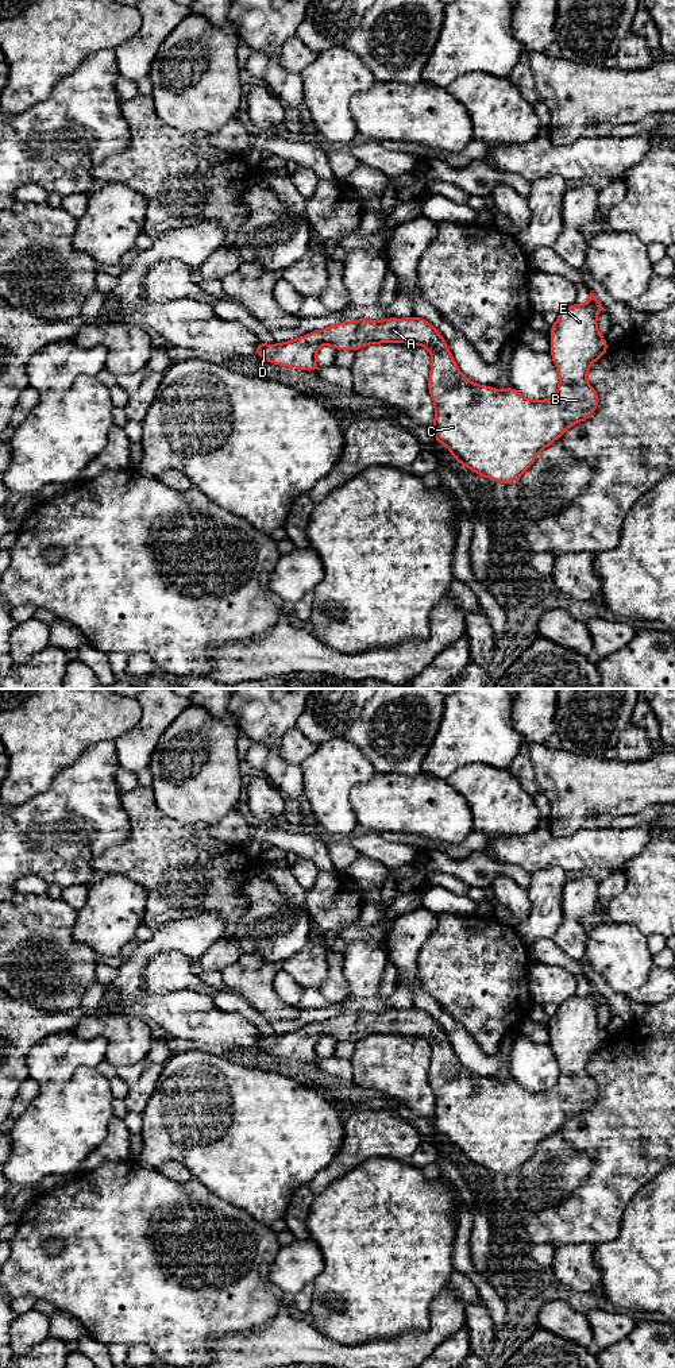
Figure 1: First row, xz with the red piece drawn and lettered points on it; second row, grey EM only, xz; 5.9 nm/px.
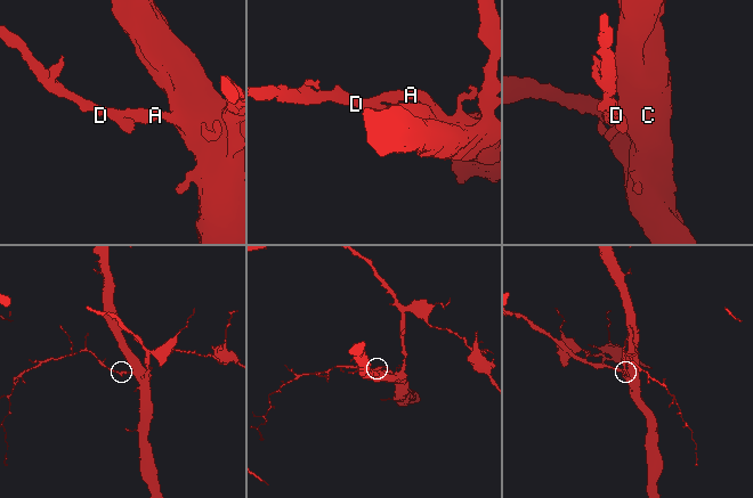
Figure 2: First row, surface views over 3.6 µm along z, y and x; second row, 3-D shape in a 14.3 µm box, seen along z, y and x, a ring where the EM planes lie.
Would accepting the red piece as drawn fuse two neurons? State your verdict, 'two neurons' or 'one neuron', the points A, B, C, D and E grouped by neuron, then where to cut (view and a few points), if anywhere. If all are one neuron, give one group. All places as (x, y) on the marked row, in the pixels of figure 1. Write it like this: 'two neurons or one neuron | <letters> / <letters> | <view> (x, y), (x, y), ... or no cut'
one neuron | A B C D E | no cut

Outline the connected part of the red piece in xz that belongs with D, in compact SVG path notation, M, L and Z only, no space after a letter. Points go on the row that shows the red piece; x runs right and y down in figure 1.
M590 292L587 304L562 311L551 327L551 357L559 373L559 389L547 400L531 401L513 386L495 390L471 382L456 366L444 338L427 320L420 317L367 319L343 321L294 340L274 346L258 342L255 355L274 365L285 365L308 371L319 370L316 352L323 344L336 350L360 350L366 344L409 343L424 346L432 357L428 388L435 402L435 440L448 447L455 461L489 479L508 485L520 478L533 463L537 454L558 440L571 425L587 420L598 406L599 397L587 382L589 367L608 351L608 342L598 334L597 315L605 307Z

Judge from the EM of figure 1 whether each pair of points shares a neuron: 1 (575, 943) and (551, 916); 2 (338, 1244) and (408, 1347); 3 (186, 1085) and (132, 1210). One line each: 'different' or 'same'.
1: different
2: different
3: different

